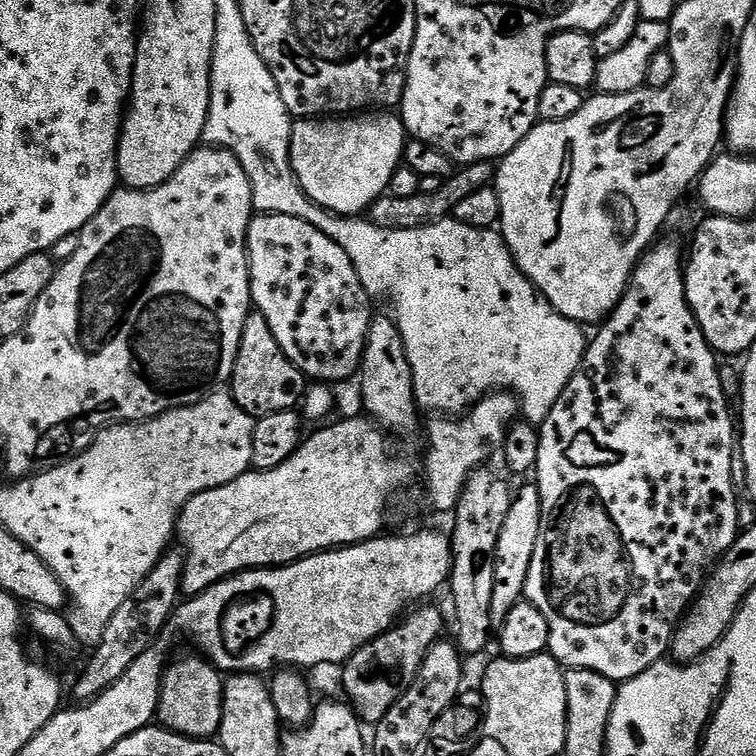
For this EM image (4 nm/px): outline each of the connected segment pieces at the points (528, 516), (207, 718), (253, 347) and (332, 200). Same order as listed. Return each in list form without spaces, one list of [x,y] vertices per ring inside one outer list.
[[[528,482],[520,489],[515,489],[510,514],[506,514],[506,522],[502,522],[502,531],[498,533],[494,562],[494,594],[490,597],[490,618],[493,625],[499,626],[506,622],[506,614],[510,614],[510,610],[514,610],[514,606],[525,599],[524,587],[530,574],[530,562],[534,562],[534,546],[538,546],[541,526],[540,490],[535,483]]]
[[[199,654],[191,655],[184,656],[181,660],[173,659],[165,667],[164,677],[160,683],[160,701],[156,707],[156,720],[159,727],[166,728],[170,732],[176,732],[180,736],[189,736],[191,740],[207,740],[217,735],[222,722],[223,694],[226,680],[220,669],[215,668],[203,656]]]
[[[249,312],[246,326],[242,326],[242,342],[234,362],[230,391],[234,402],[254,418],[278,414],[278,410],[293,410],[304,399],[306,377],[296,369],[294,362],[290,362],[290,358],[286,358],[282,346],[278,346],[278,338],[274,338],[274,330],[270,330],[261,312]]]
[[[368,110],[363,114],[348,114],[343,118],[300,118],[292,126],[292,165],[294,166],[294,174],[298,178],[302,190],[318,206],[322,206],[331,212],[337,212],[339,216],[360,216],[367,213],[371,209],[372,203],[388,192],[390,178],[394,175],[396,169],[401,167],[404,159],[405,143],[406,133],[403,119],[388,110]]]

